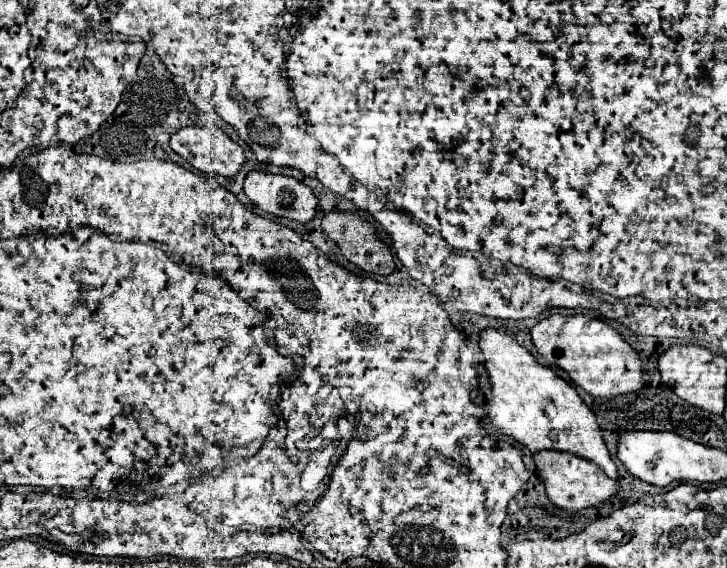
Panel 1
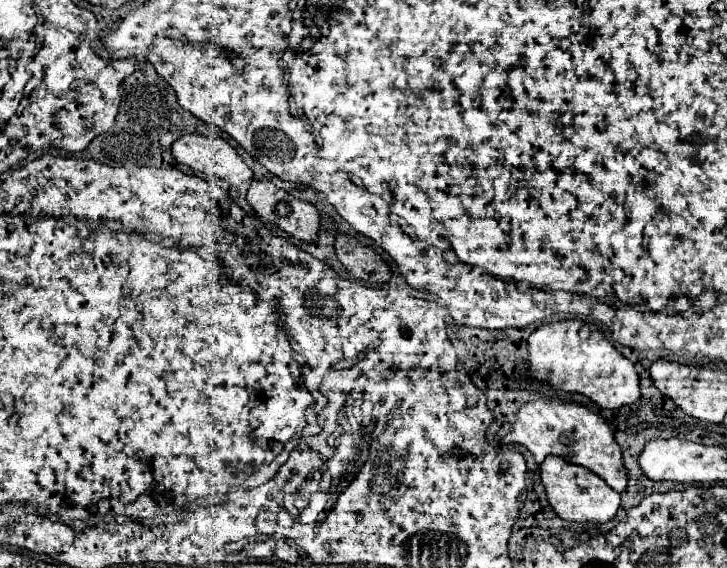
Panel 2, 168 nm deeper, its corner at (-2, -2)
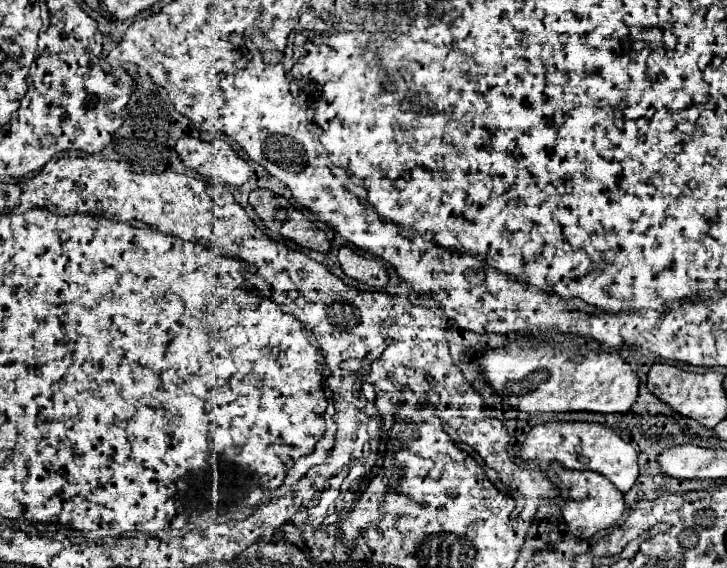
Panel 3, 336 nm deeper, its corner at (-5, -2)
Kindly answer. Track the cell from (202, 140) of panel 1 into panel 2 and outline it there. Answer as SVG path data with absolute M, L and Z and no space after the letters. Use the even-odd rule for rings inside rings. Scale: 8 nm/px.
M185 134L173 142L171 154L177 162L195 172L223 178L229 184L243 184L253 178L253 170L243 162L237 150L219 136Z

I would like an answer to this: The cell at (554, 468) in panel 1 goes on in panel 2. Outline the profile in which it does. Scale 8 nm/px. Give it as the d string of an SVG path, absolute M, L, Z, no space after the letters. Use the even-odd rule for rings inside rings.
M547 456L541 464L541 482L547 492L547 500L553 506L553 510L563 520L575 520L575 522L607 522L617 514L617 508L621 504L619 492L609 488L597 474L589 472L587 468L581 468L573 462L563 460L561 456Z

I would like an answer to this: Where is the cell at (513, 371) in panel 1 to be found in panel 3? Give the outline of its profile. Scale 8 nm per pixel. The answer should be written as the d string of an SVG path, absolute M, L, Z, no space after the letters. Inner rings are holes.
M548 422L534 426L522 444L520 456L524 462L538 464L538 468L548 468L552 462L558 462L568 470L594 470L616 484L620 492L628 492L638 478L634 446L630 442L624 442L620 434L602 424Z

